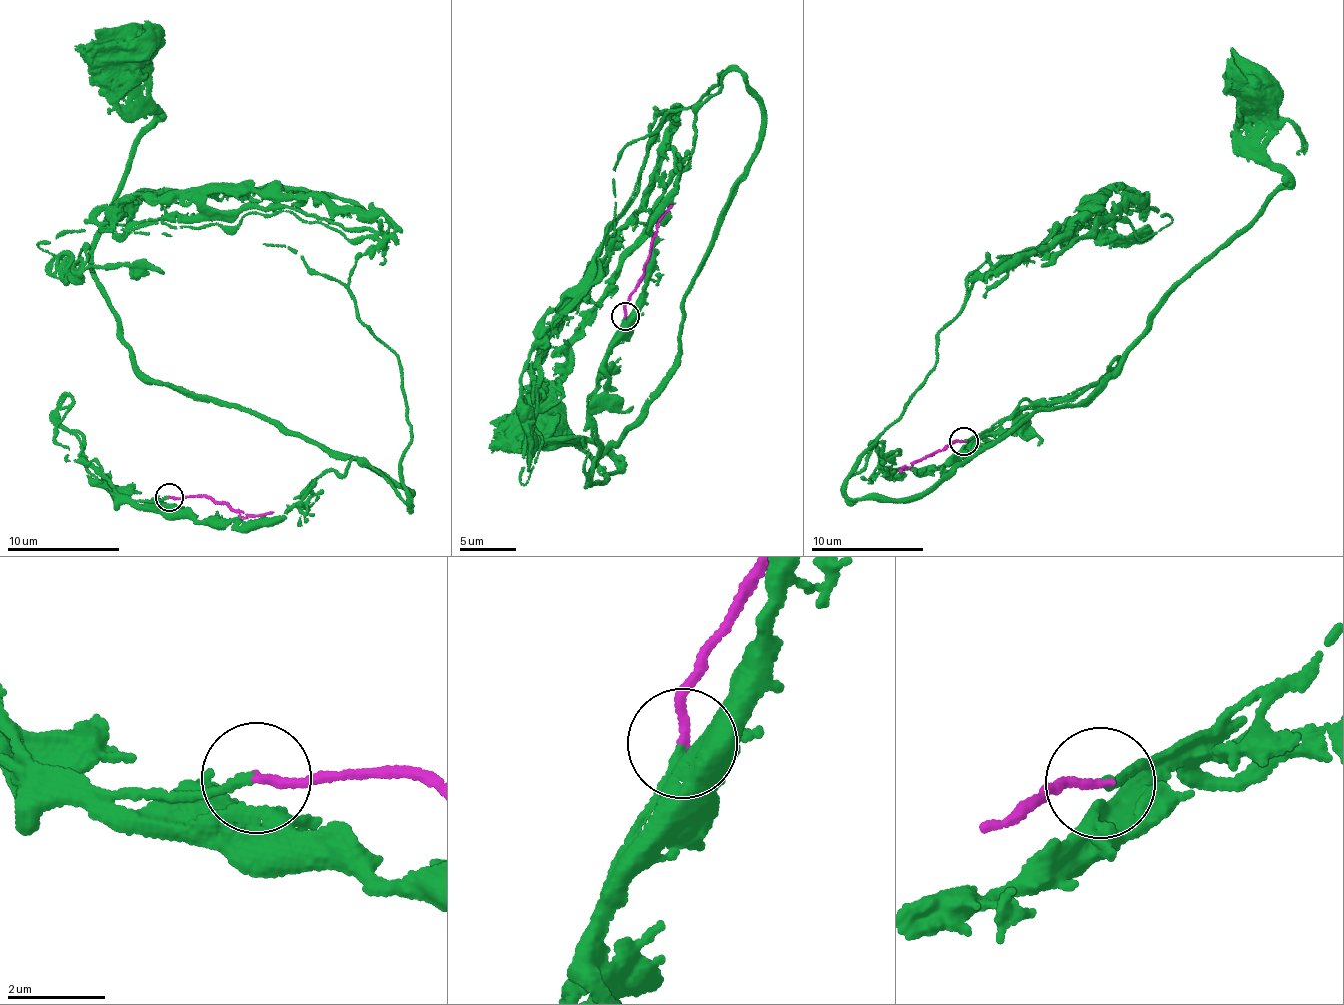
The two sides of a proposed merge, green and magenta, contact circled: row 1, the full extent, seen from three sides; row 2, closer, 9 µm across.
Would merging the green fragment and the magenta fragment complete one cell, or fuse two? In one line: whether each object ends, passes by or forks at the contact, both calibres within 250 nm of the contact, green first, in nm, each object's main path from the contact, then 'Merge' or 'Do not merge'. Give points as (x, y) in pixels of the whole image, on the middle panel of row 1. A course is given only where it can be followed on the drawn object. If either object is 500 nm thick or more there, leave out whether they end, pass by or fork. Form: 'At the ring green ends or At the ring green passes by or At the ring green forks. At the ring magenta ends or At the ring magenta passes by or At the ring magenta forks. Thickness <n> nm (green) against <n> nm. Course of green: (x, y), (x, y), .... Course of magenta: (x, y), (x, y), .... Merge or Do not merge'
At the ring green ends. At the ring magenta ends. Thickness 170 nm (green) against 180 nm. Course of green: (626, 317), (697, 105), (738, 71), (760, 147), (678, 364), (603, 483), (613, 458), (540, 423). Course of magenta: (626, 317), (624, 306), (644, 270), (656, 228), (672, 203). Merge

